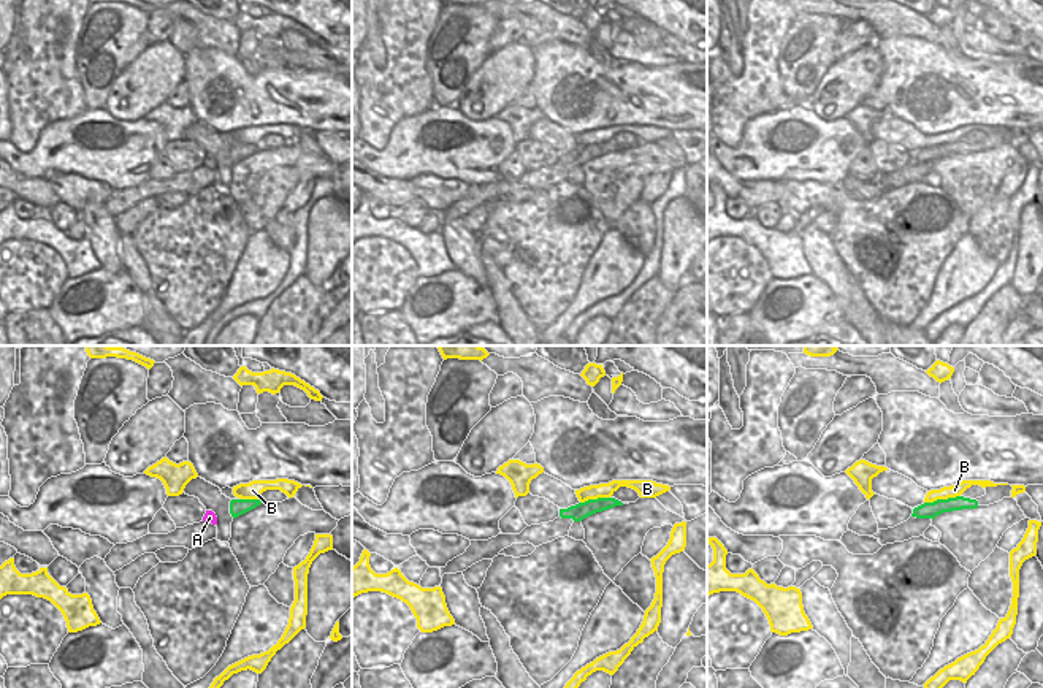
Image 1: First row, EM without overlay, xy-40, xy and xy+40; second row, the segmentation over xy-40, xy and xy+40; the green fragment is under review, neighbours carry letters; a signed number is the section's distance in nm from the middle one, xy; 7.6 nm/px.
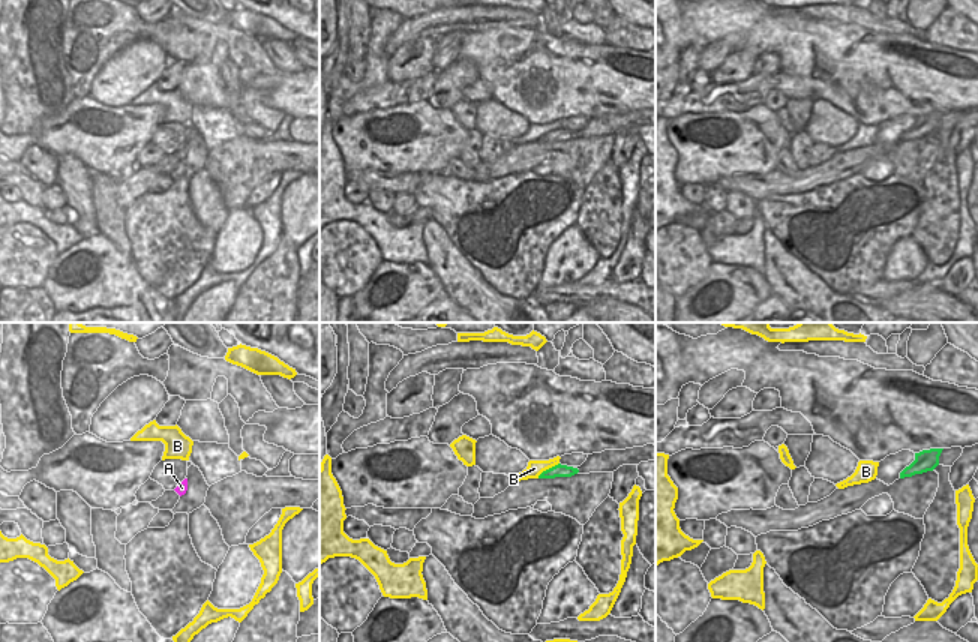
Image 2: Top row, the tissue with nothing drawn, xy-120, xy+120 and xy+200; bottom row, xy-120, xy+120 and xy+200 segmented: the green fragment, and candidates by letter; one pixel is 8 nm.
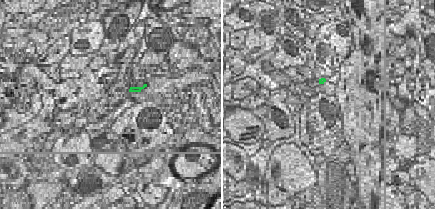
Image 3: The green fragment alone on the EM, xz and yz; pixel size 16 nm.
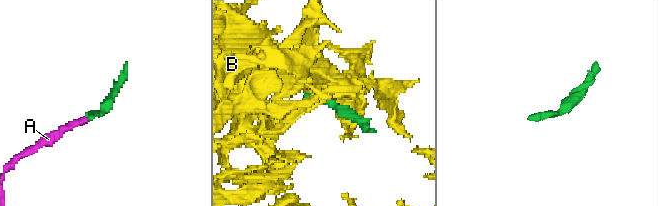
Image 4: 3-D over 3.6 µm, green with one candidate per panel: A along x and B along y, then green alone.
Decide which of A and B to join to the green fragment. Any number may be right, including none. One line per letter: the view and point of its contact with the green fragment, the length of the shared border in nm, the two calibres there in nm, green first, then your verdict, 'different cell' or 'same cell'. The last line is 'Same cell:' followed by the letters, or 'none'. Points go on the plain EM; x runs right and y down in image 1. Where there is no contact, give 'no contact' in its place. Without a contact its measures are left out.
A: no contact; same cell
B: contact xy+40 (942, 145); length 280 nm; calibres 120 and 100 nm; different cell
Same cell: A

